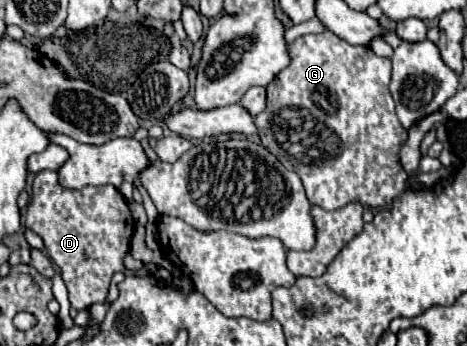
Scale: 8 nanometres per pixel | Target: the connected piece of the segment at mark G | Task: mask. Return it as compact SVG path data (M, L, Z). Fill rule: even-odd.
M329 31L295 39L289 43L289 57L289 67L267 85L267 109L255 117L261 143L285 169L293 169L301 177L309 201L327 211L353 201L367 207L391 205L407 189L407 173L399 161L399 149L407 139L407 131L397 119L395 103L387 89L391 59L377 57L369 47L349 45Z

